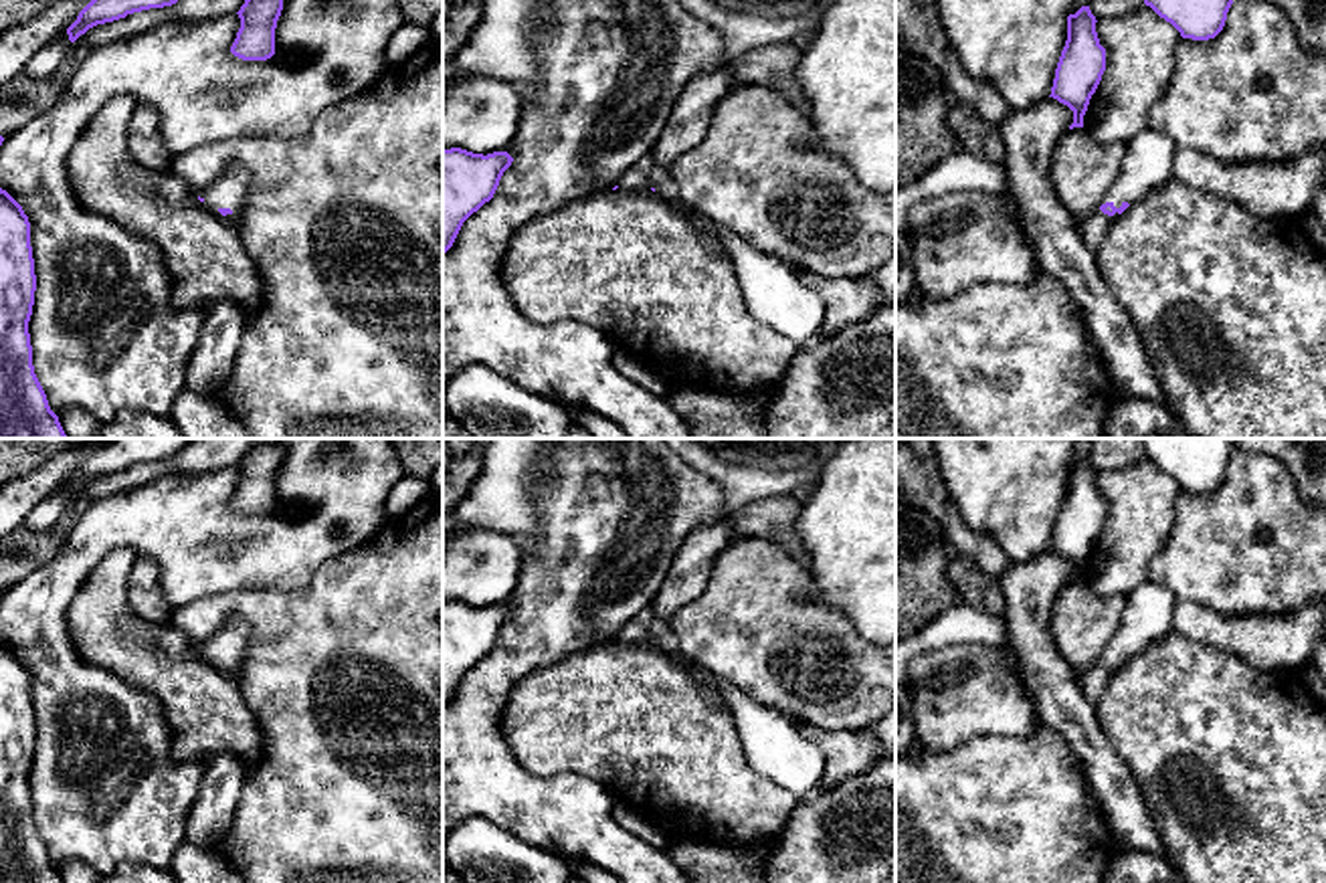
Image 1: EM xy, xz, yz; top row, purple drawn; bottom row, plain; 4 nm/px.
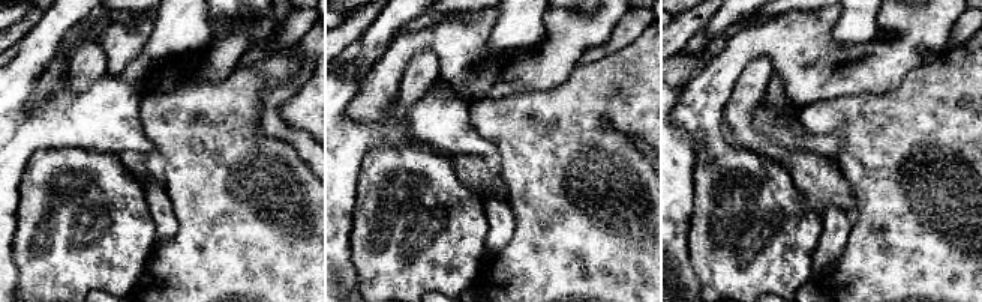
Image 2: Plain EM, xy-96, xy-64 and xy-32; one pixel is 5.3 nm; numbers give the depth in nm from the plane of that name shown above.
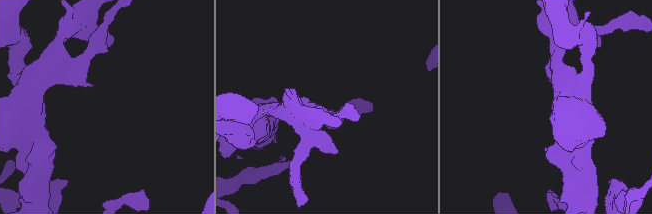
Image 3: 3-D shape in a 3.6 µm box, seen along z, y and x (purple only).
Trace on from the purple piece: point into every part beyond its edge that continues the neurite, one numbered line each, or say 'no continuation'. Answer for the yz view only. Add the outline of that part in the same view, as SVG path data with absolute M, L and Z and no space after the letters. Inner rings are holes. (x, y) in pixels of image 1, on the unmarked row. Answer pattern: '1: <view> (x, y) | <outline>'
1: yz (1149, 611) | M1140 584L1126 600L1126 610L1116 634L1106 645L1102 657L1112 655L1120 661L1140 655L1150 643L1172 630L1176 598L1158 584Z

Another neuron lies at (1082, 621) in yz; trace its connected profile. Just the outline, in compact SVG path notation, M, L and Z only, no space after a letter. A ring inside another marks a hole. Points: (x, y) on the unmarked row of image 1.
M1085 580L1067 582L1055 596L1051 632L1077 681L1094 673L1122 622L1126 600L1098 594Z

